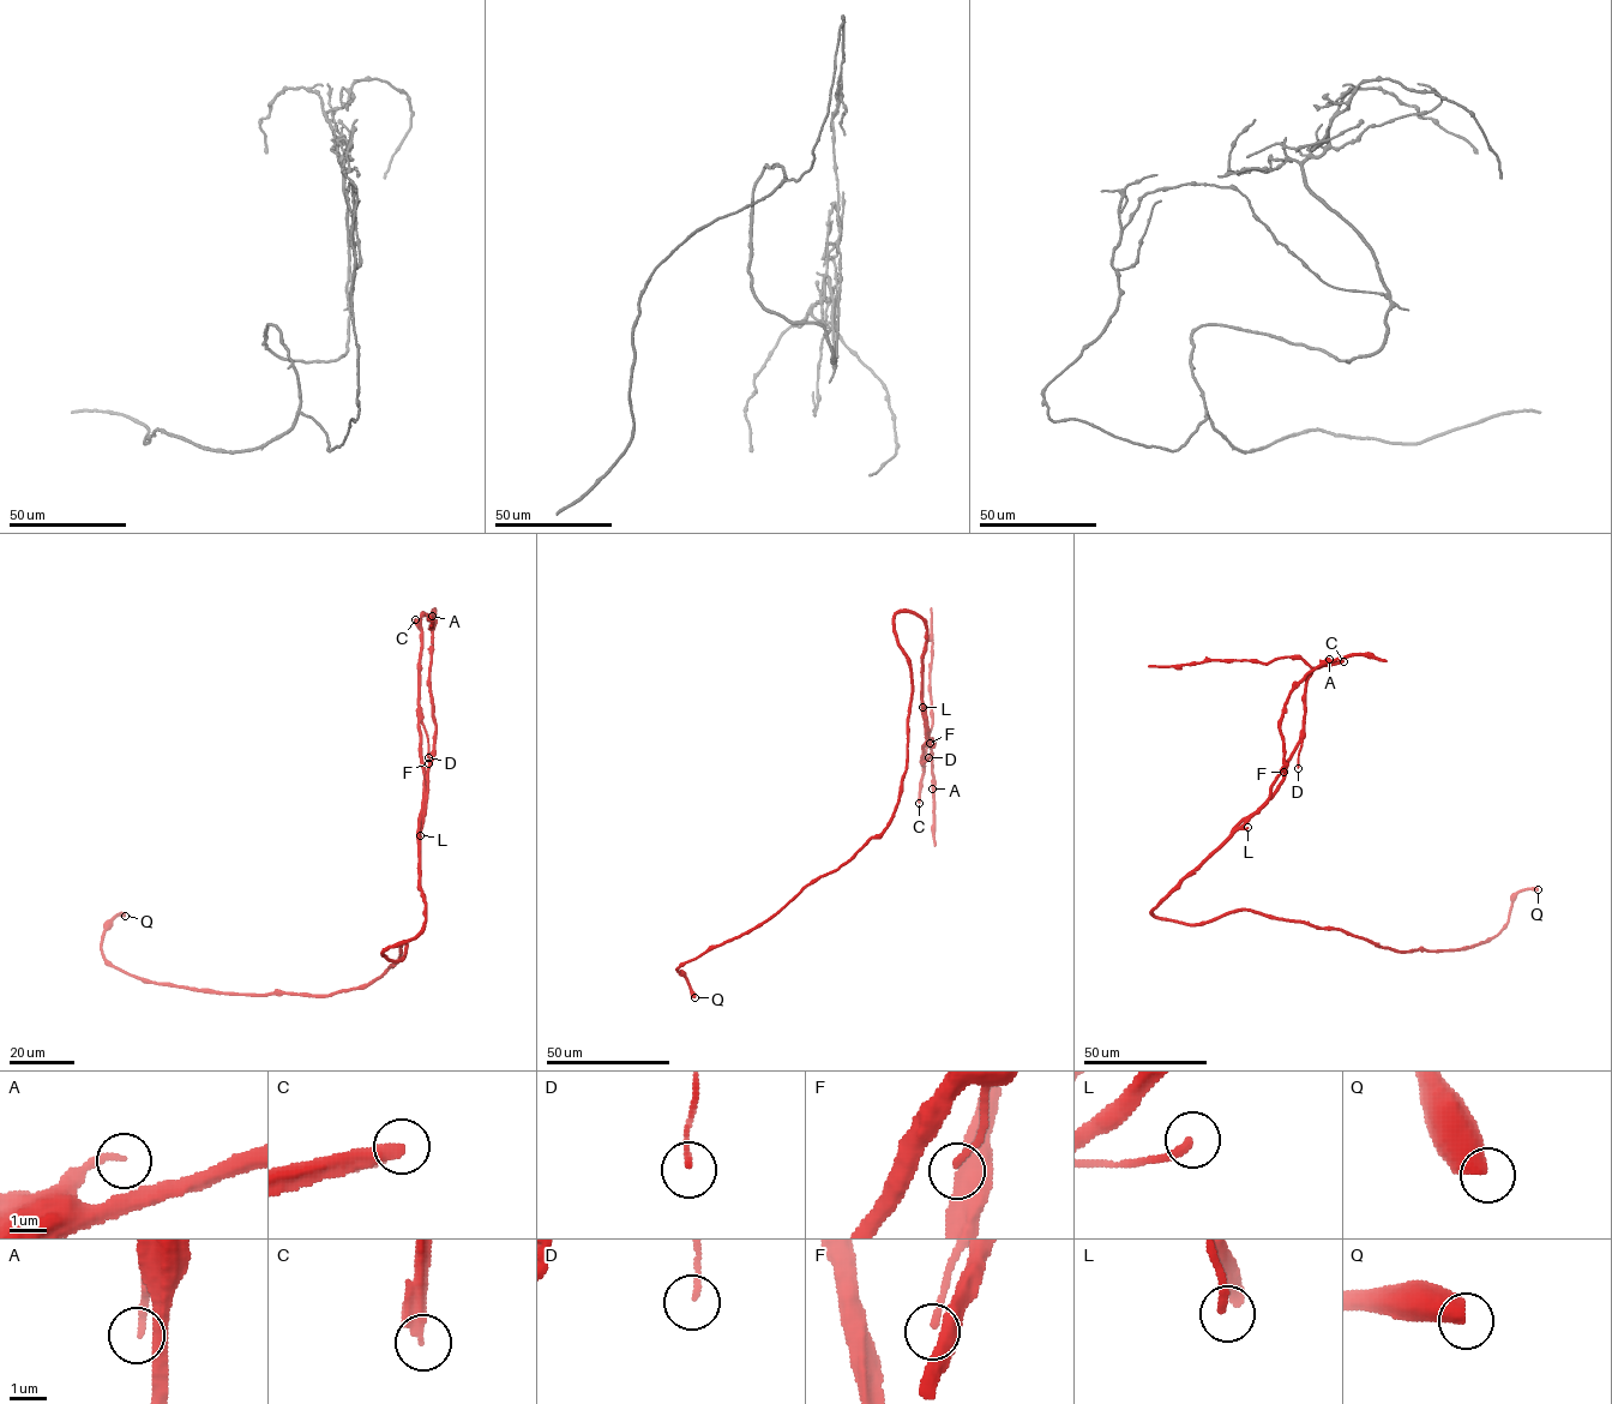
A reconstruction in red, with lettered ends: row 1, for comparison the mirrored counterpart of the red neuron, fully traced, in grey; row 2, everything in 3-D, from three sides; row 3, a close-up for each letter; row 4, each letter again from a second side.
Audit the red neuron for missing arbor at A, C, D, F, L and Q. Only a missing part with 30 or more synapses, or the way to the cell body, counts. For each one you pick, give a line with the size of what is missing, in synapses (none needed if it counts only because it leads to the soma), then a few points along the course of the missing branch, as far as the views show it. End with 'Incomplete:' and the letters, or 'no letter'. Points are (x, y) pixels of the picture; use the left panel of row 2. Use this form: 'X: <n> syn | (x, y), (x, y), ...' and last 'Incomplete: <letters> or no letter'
C: 300 syn
Incomplete: C

